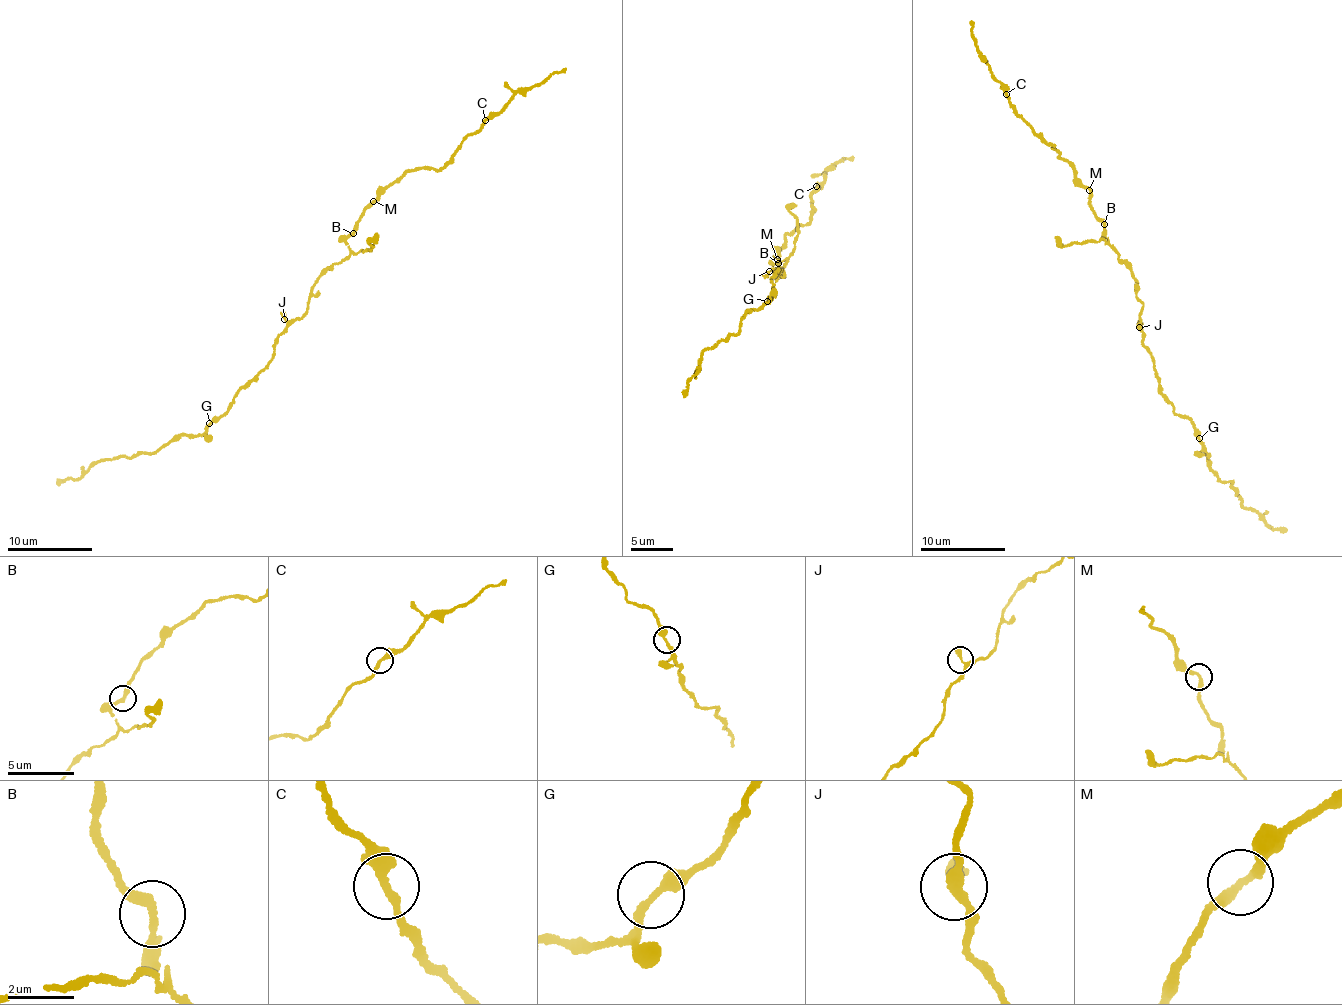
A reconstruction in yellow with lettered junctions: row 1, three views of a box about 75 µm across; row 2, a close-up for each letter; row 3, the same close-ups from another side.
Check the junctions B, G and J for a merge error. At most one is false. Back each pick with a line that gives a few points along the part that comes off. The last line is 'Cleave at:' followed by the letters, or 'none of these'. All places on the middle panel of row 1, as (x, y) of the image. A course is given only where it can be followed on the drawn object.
Cleave at: none of these

